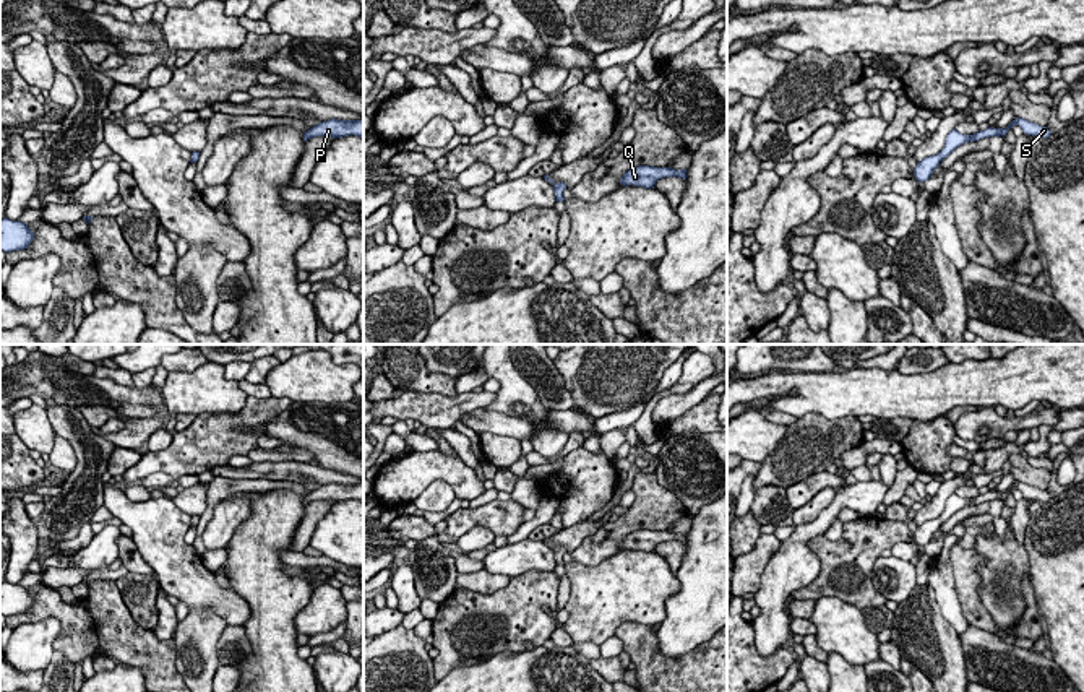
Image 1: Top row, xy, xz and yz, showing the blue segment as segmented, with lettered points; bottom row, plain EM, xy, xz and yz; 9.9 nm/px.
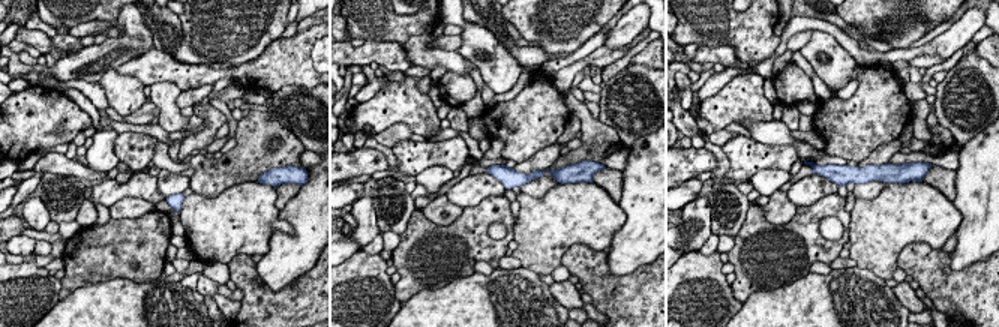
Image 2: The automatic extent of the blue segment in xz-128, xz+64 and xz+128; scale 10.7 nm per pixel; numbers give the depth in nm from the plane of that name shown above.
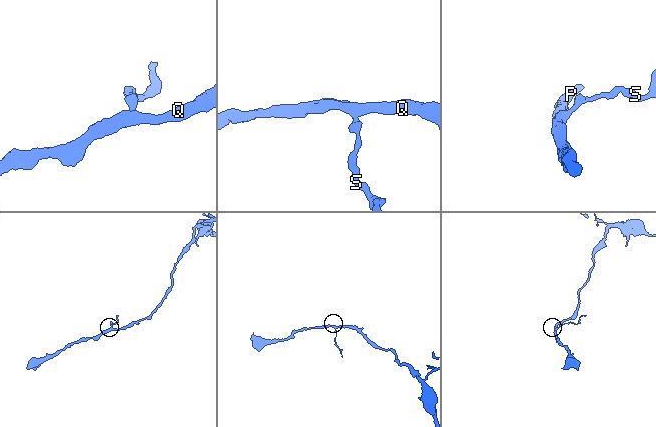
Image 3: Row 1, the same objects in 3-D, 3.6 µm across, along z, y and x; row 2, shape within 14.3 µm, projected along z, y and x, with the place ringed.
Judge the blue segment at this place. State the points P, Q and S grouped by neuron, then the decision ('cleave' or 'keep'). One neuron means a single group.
P Q S | keep

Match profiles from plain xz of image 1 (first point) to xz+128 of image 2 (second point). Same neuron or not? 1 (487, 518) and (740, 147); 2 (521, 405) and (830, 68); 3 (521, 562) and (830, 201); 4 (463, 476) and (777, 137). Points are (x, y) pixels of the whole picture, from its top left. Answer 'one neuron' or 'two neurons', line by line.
1: one neuron
2: one neuron
3: two neurons
4: two neurons

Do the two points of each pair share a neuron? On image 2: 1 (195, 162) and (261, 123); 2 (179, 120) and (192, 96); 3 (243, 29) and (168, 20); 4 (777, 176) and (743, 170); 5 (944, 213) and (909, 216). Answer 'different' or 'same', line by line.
1: same
2: different
3: different
4: different
5: same

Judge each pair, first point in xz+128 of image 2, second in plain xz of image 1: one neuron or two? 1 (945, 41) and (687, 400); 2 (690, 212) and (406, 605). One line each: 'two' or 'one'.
1: two
2: one

